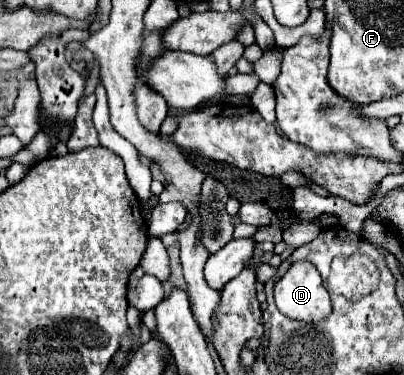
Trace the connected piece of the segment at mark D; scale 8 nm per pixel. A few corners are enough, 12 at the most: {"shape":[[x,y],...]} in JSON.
{"shape":[[293,263],[275,283],[283,315],[321,321],[331,309],[317,267]]}

